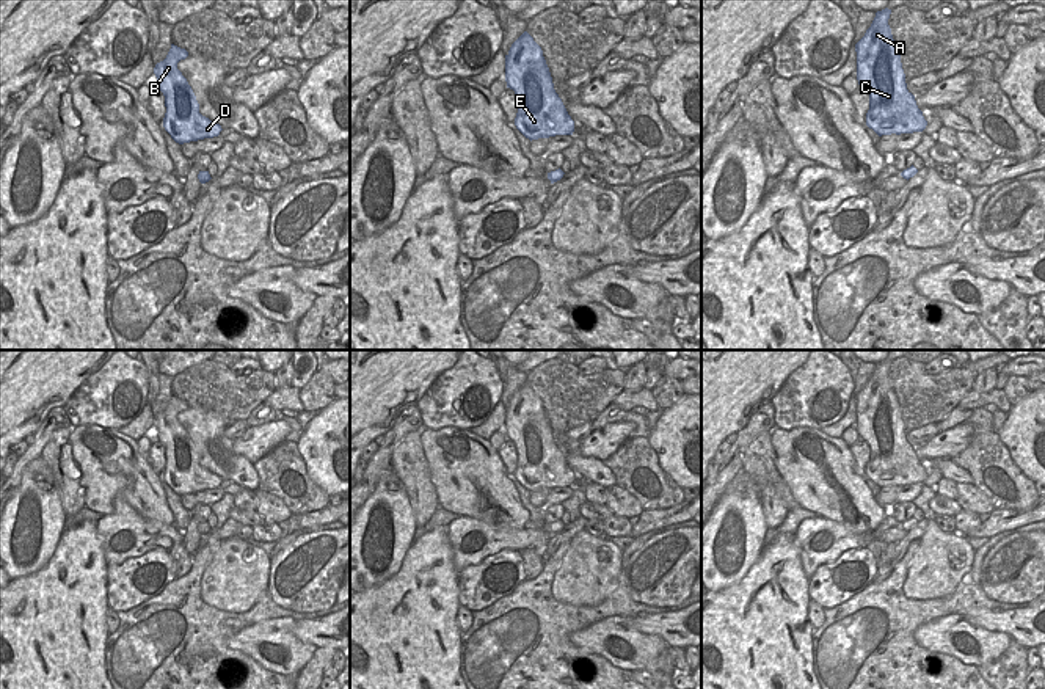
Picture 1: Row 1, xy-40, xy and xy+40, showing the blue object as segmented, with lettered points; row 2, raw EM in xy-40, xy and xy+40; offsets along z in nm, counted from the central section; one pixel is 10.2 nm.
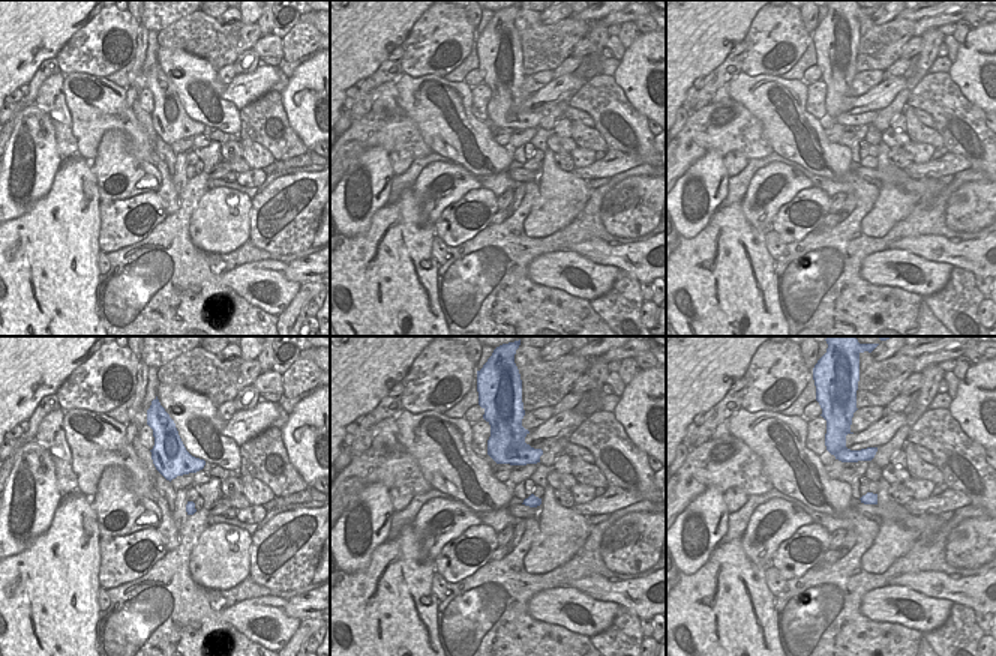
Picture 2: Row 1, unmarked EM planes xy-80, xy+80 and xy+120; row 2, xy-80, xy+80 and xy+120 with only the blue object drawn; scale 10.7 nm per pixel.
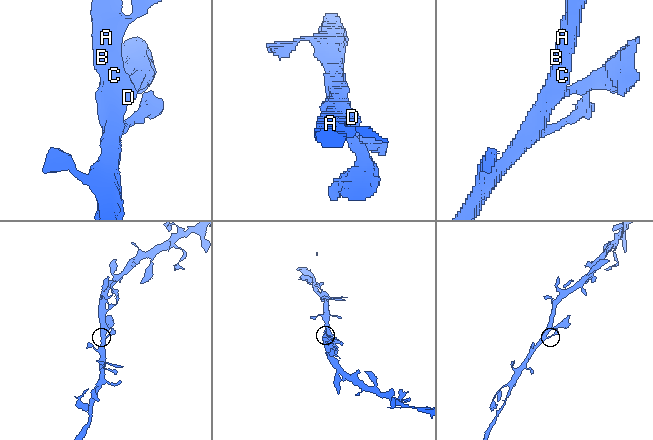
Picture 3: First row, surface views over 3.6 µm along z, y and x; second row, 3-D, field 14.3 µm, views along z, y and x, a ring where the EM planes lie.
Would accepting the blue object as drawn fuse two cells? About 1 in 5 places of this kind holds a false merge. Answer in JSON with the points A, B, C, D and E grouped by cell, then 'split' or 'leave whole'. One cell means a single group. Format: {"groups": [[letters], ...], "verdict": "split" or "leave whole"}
{"groups": [["A", "B", "C", "D", "E"]], "verdict": "leave whole"}

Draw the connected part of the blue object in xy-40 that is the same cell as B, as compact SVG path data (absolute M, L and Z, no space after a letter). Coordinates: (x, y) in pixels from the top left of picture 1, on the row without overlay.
M171 396L166 410L154 419L157 439L165 447L163 479L179 496L213 490L223 482L220 476L199 465L196 447L177 421L177 414L187 408L188 403L185 400Z

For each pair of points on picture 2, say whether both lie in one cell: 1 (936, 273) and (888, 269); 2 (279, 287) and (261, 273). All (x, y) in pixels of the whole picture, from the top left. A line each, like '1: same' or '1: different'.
1: same
2: same

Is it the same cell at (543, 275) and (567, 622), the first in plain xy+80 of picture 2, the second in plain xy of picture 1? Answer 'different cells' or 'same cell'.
different cells

